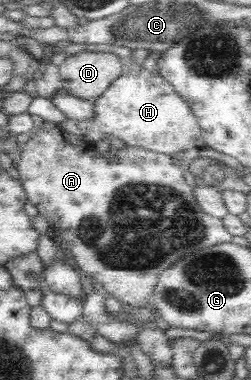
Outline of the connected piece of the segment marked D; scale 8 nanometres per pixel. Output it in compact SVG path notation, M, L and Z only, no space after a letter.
M87 52L69 56L58 67L66 95L95 103L121 76L123 62L111 52Z

